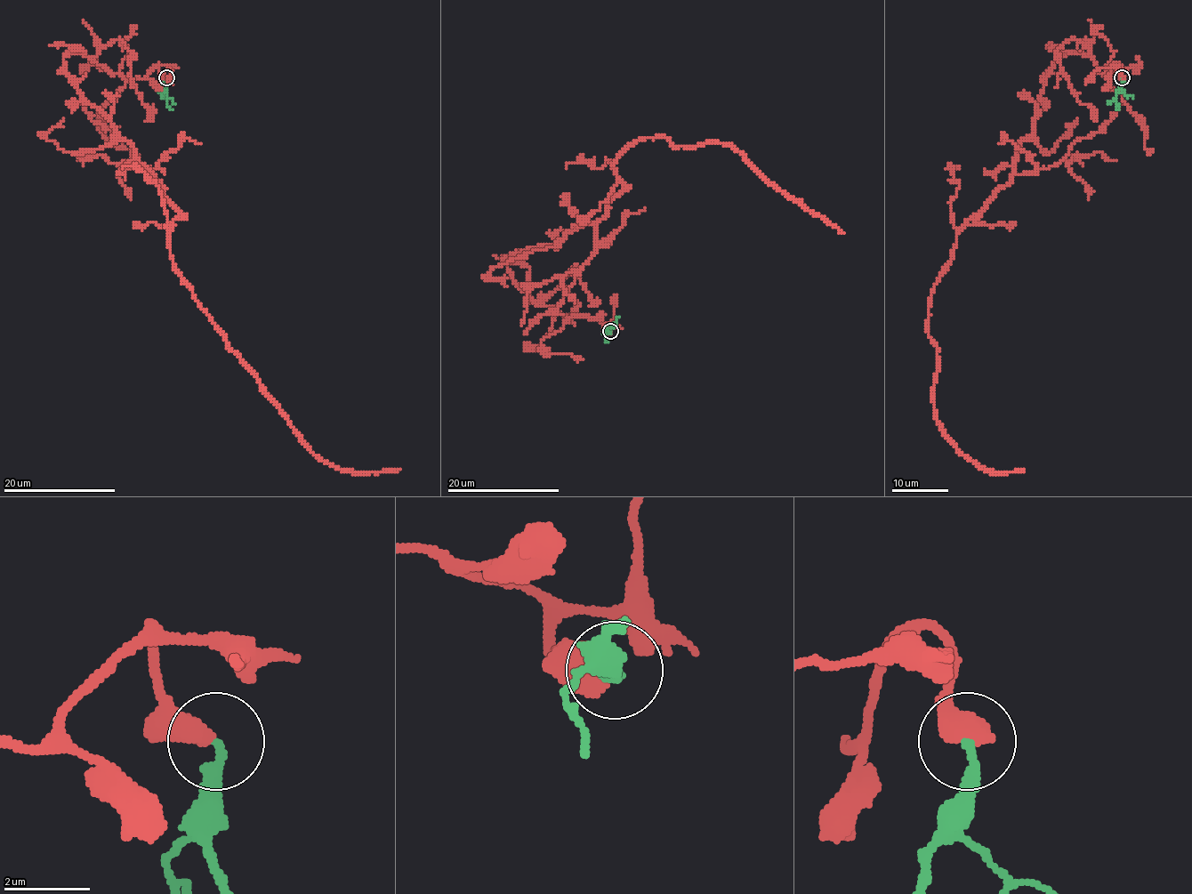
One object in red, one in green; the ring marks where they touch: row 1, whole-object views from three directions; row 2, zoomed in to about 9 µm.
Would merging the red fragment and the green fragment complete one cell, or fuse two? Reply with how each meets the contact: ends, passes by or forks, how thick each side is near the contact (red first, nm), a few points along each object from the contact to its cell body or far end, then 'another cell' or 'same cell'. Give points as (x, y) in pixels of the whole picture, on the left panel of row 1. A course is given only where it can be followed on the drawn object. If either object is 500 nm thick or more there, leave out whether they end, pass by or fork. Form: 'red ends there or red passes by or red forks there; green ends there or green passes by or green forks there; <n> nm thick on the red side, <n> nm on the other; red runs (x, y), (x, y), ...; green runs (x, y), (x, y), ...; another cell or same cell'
600 nm thick on the red side, 240 nm on the other; red runs (166, 78), (64, 58), (161, 183), (172, 264), (293, 431), (339, 468), (399, 468); green runs (166, 78), (166, 103), (172, 108); another cell

